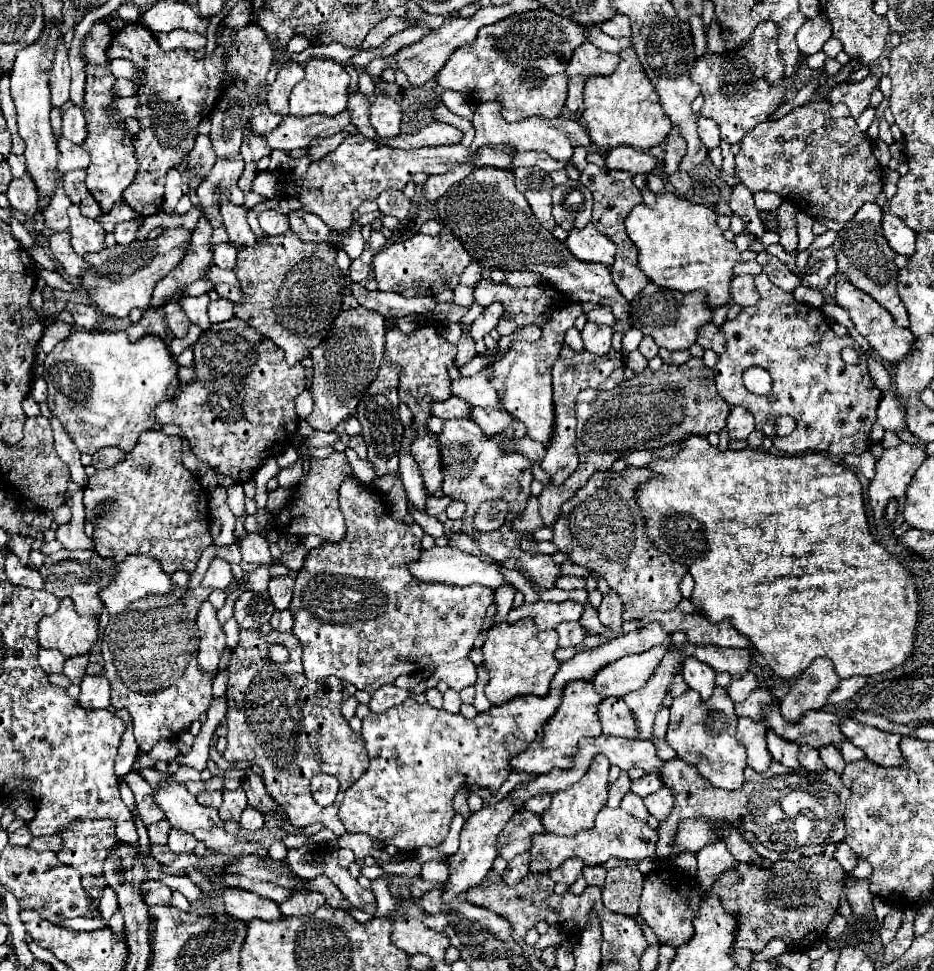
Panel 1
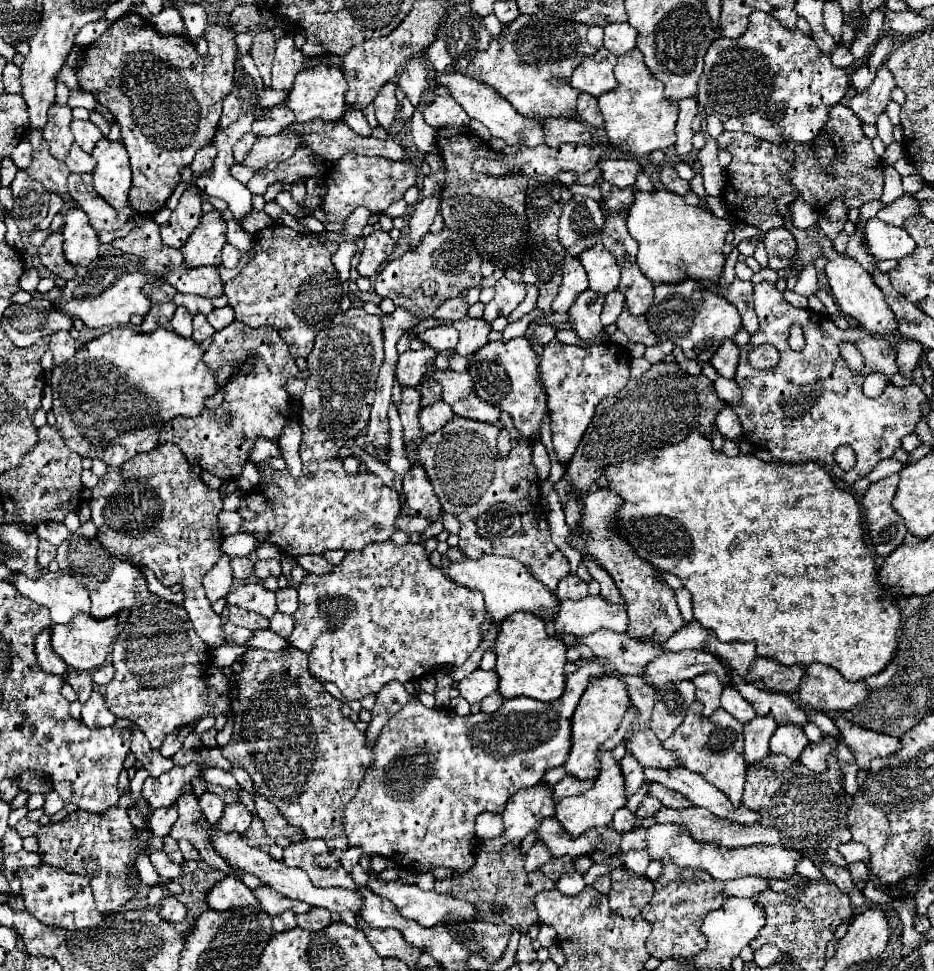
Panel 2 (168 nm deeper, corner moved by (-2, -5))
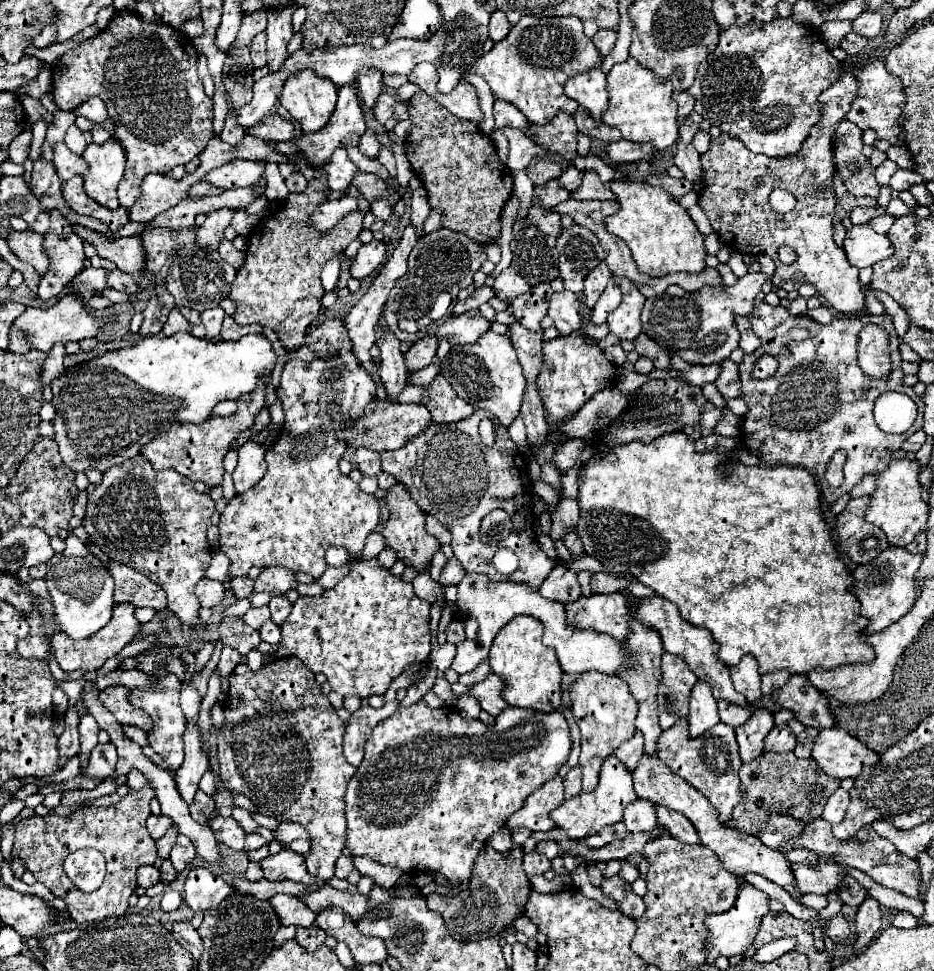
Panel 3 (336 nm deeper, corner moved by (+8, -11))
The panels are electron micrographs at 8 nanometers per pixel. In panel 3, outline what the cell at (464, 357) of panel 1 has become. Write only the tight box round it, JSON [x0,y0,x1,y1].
[433,311,491,347]

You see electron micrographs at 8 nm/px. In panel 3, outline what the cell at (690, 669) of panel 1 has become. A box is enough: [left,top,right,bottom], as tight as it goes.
[689,681,719,737]

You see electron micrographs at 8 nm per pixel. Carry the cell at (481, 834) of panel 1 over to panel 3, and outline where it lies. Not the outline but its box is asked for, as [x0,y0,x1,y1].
[505,777,563,833]

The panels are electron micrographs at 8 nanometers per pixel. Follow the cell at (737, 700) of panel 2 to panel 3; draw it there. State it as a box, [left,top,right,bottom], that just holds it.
[719,701,751,727]

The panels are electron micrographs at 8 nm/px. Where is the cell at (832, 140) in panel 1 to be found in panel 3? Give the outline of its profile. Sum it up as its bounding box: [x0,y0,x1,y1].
[835,119,879,197]

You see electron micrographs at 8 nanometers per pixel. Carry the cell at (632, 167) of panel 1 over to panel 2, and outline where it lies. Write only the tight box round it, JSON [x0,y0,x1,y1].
[595,159,643,189]

